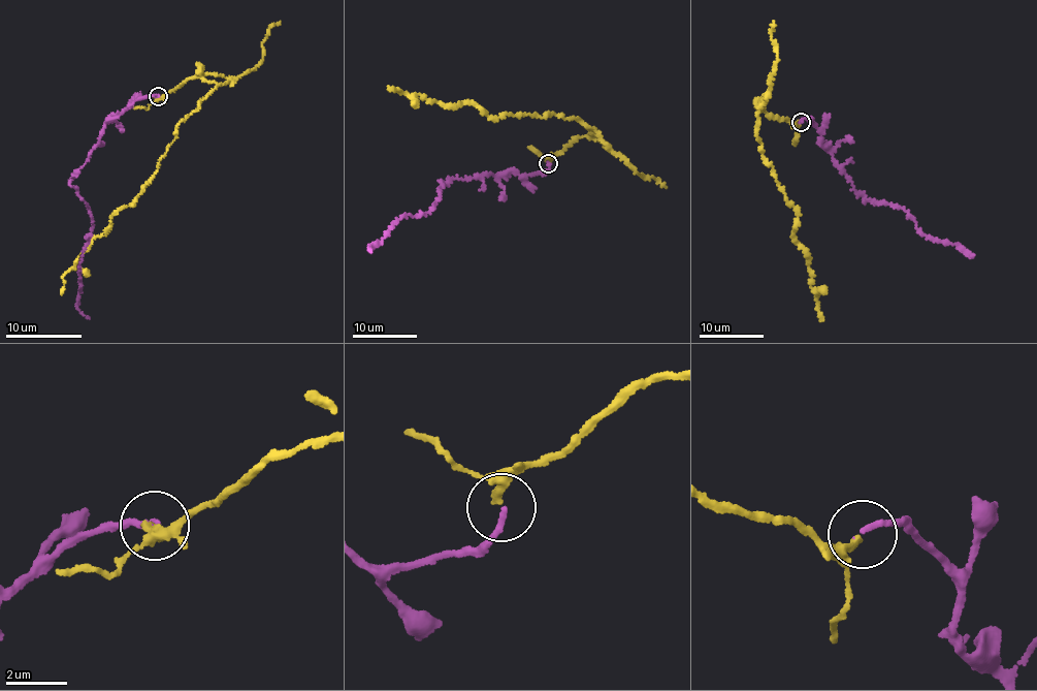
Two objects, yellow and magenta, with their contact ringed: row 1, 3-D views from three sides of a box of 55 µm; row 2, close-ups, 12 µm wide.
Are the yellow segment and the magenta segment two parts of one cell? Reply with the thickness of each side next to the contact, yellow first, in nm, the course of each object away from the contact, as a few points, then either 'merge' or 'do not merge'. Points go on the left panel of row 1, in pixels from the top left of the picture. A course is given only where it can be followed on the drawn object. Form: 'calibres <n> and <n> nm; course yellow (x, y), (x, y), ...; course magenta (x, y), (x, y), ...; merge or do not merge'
calibres 190 and 200 nm; course yellow (157, 96), (196, 76), (217, 89), (179, 123), (135, 202), (112, 214), (63, 277), (61, 294); course magenta (158, 97), (132, 102), (105, 122), (70, 181), (93, 219), (79, 265), (83, 285), (77, 307), (90, 319); merge

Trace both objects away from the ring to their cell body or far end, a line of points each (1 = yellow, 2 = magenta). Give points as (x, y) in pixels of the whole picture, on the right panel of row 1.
1: (800, 122), (796, 125), (757, 107), (760, 155), (797, 211), (794, 237), (809, 259), (811, 284), (821, 319)
2: (801, 122), (809, 119), (819, 128), (821, 143), (865, 201), (898, 206), (927, 237), (954, 243), (974, 255)

